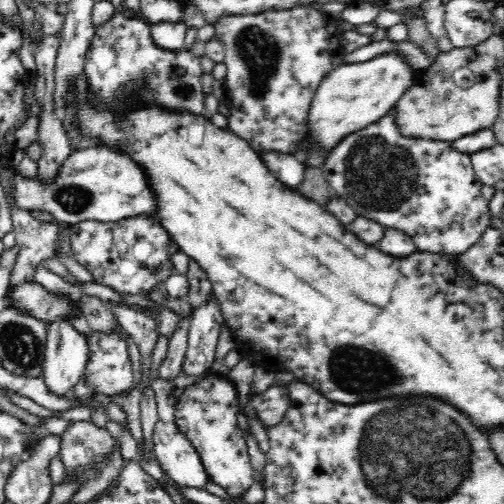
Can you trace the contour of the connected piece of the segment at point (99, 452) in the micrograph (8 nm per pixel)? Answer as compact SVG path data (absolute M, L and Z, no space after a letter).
M92 421L73 422L72 428L64 431L61 437L59 453L67 475L63 482L68 481L70 485L74 485L78 494L82 491L83 484L102 476L102 470L108 465L109 456L113 452L115 440L106 429L101 429Z

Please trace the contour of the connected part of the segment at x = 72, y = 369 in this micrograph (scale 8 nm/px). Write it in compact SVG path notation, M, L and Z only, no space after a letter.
M58 321L55 324L48 325L42 375L45 385L48 386L51 393L62 396L65 392L74 388L79 382L80 376L85 374L90 355L91 348L86 333L79 332L66 321Z

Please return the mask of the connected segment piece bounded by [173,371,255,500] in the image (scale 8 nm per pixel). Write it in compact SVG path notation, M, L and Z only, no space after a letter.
M208 371L198 382L193 381L184 388L174 404L173 414L177 430L198 450L209 480L222 486L235 500L242 497L255 480L248 446L238 424L238 414L241 413L239 393L230 375Z

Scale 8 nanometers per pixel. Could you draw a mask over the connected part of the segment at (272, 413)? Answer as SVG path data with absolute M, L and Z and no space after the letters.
M286 383L280 386L271 386L264 392L251 397L251 406L255 407L261 422L266 427L275 426L284 418L289 407L289 394Z

